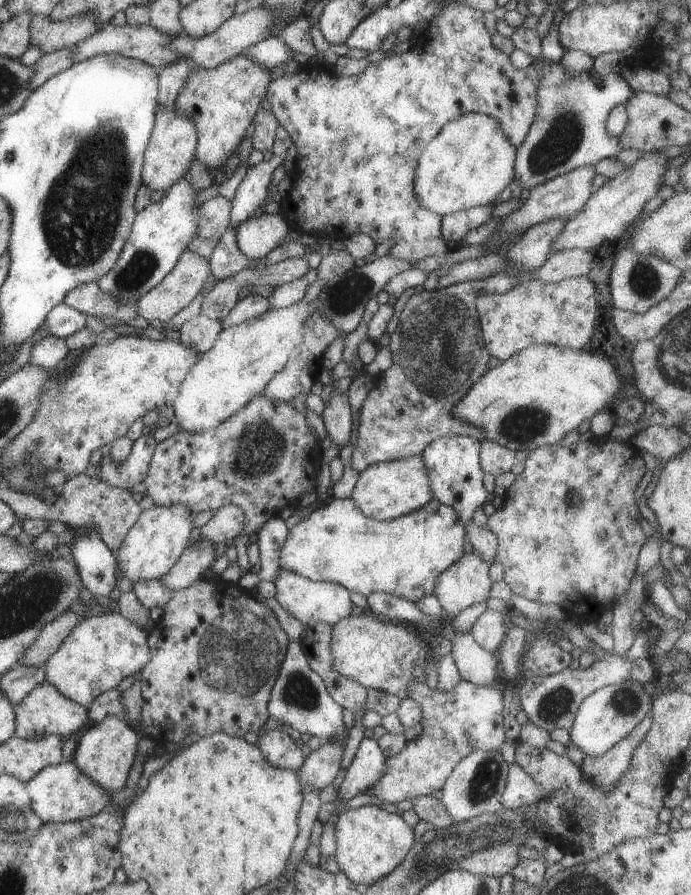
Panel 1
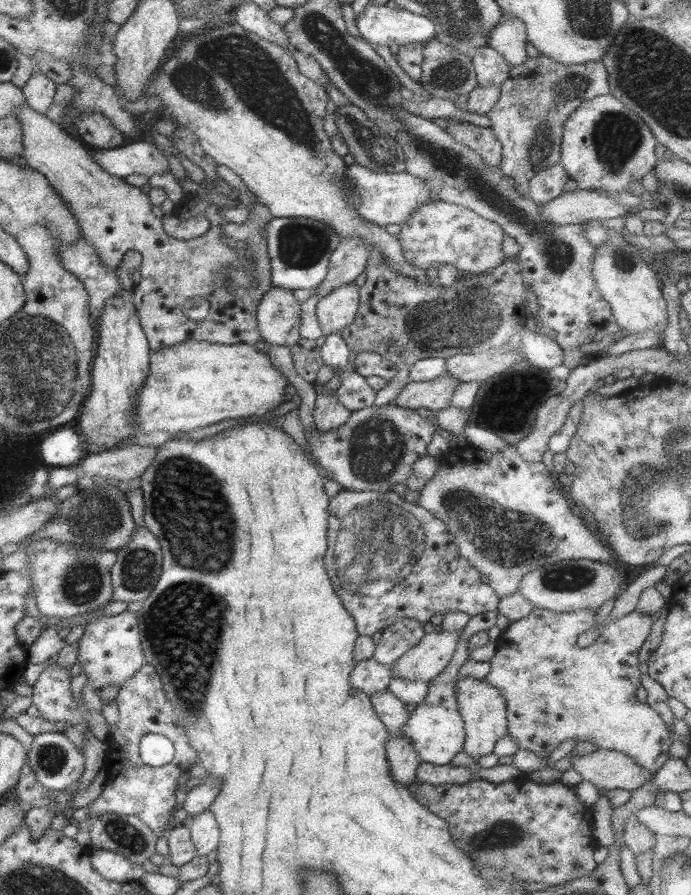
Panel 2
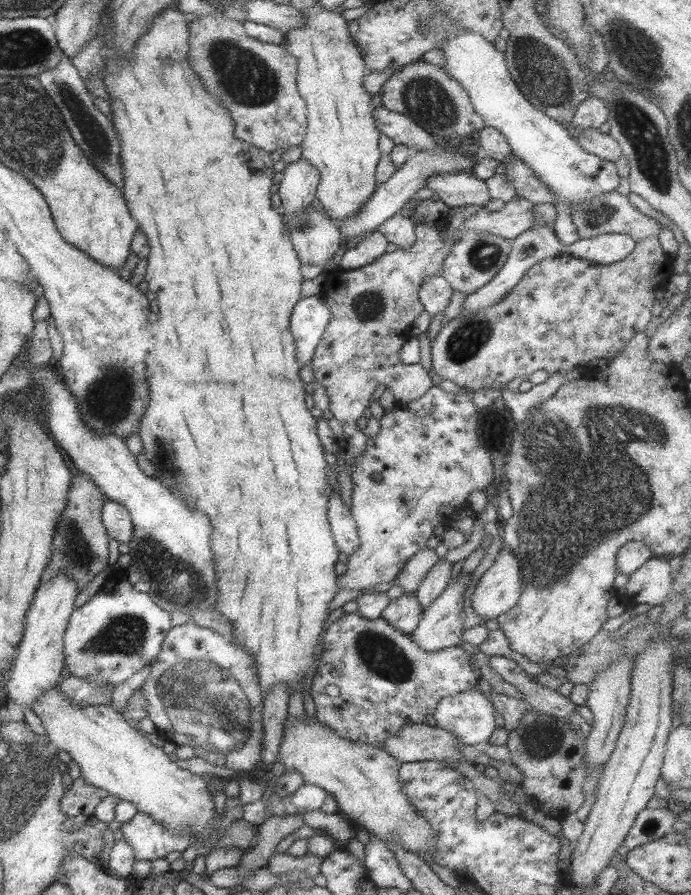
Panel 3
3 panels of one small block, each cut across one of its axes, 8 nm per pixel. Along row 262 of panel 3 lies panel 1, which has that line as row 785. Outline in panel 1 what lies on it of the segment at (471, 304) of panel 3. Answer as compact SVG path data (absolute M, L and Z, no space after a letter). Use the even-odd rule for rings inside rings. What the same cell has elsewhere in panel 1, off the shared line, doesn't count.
M649 712L644 720L630 731L630 734L621 738L610 750L600 756L585 756L580 765L582 777L609 794L609 788L620 780L629 767L636 746L650 730L652 721L652 715ZM516 762L509 766L509 775L501 794L501 803L505 809L525 807L542 798L542 787Z

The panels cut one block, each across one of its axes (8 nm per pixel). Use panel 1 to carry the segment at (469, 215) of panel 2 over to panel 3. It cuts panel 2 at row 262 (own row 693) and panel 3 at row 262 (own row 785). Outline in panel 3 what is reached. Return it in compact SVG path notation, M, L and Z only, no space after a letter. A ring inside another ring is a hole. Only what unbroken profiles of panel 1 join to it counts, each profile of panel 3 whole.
M516 196L500 211L480 208L453 232L450 232L446 219L431 224L420 223L415 225L417 239L410 249L398 248L384 253L376 262L356 270L334 268L325 273L326 279L320 294L330 307L330 320L310 365L314 382L318 381L326 388L329 410L344 429L338 443L348 471L353 472L355 459L366 451L369 439L358 427L357 420L369 408L369 400L378 384L385 384L400 406L418 400L433 387L428 371L420 363L404 364L400 360L403 340L409 336L412 322L420 316L420 312L424 312L419 297L423 280L442 270L450 246L454 246L454 242L460 238L460 230L470 228L512 241L533 227L534 206Z

